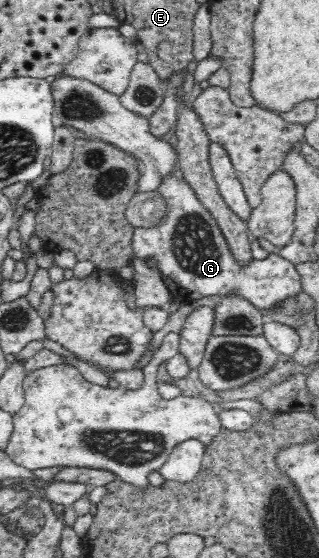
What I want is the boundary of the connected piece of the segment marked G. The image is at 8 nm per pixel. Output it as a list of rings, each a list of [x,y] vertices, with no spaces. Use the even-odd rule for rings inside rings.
[[[180,173],[166,178],[158,191],[166,199],[166,218],[156,228],[135,227],[132,248],[135,257],[151,260],[167,282],[174,301],[191,303],[208,296],[226,296],[230,290],[241,290],[259,309],[272,312],[284,308],[284,302],[303,294],[303,284],[296,265],[276,252],[242,269],[229,251],[224,235],[212,215],[200,204],[192,187]]]

